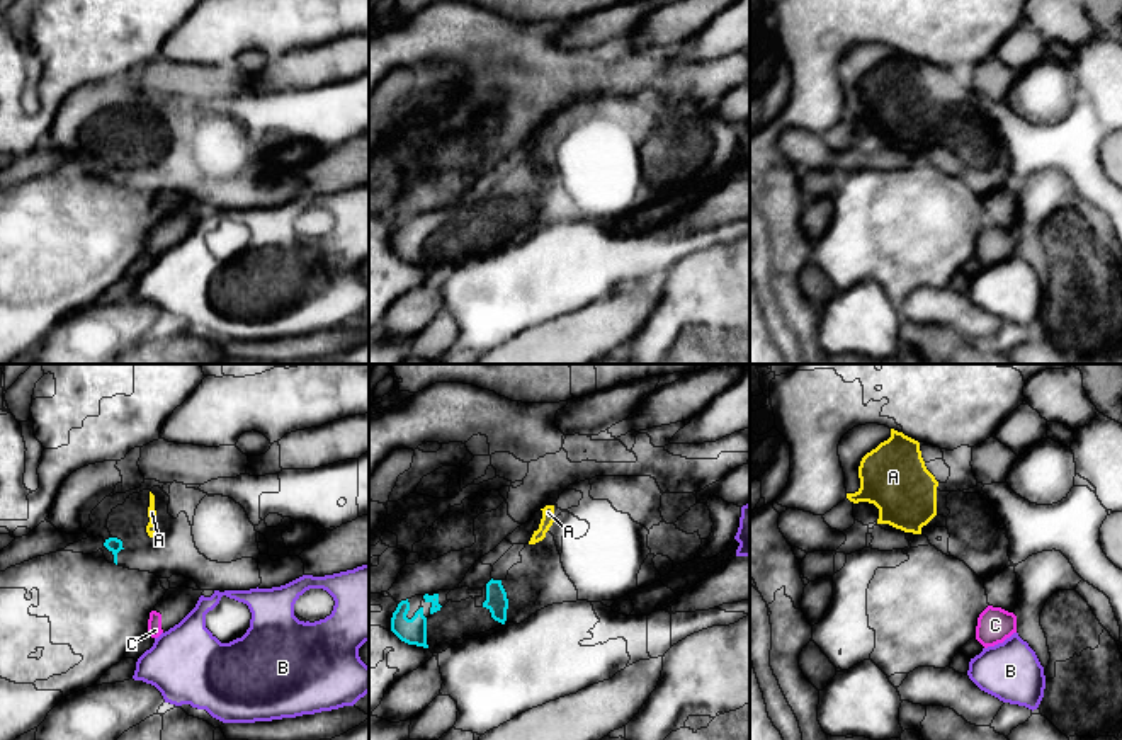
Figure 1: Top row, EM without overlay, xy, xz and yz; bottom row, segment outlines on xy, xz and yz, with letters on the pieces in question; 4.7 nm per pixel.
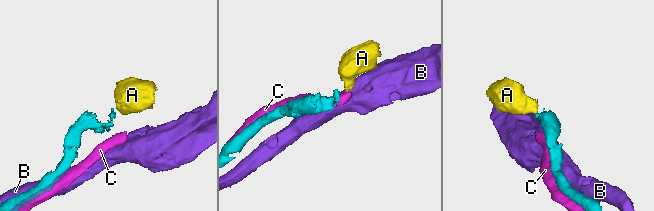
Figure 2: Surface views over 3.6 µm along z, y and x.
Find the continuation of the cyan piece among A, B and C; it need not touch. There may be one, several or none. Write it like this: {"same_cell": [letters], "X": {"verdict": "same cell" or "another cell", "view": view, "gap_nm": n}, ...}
{"same_cell": ["A"], "A": {"verdict": "same cell", "view": "xy", "gap_nm": 130}, "B": {"verdict": "another cell", "view": "xy", "gap_nm": 400}, "C": {"verdict": "another cell", "view": "xy", "gap_nm": 280}}

